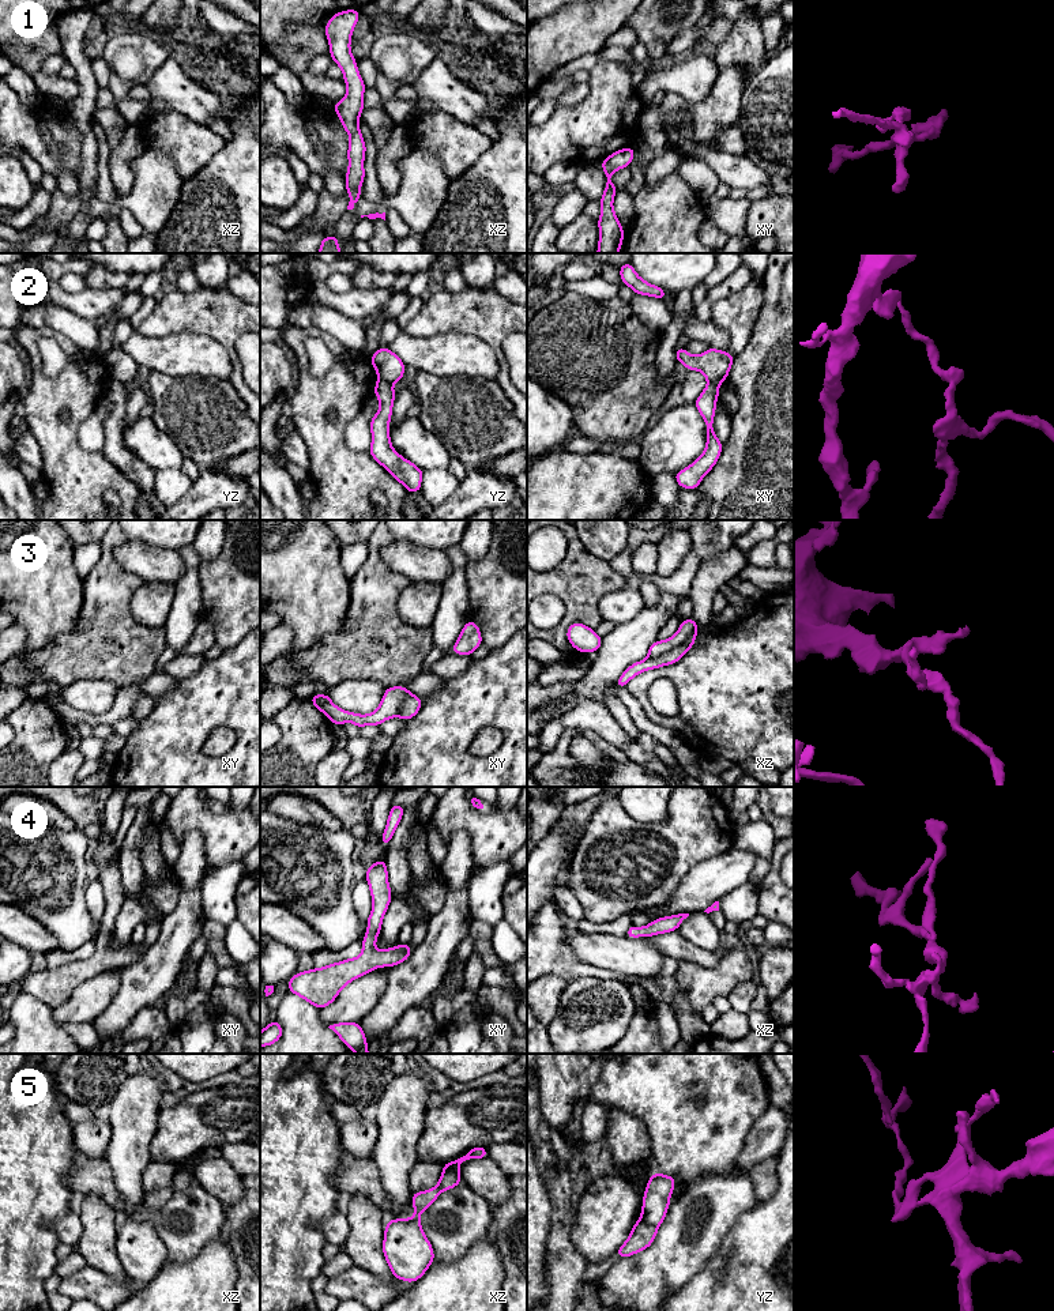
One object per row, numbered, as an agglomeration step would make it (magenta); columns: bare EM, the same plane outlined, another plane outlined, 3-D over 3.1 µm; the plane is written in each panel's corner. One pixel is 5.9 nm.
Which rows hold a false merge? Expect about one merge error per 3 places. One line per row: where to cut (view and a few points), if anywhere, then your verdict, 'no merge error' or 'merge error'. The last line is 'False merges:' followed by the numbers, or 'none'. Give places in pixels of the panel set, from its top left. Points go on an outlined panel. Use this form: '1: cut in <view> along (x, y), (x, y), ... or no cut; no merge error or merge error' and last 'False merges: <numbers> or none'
1: no cut; no merge error
2: cut in yz along (380, 377), (390, 384); merge error
3: cut in xz along (696, 632), (678, 645), (657, 656), (648, 656); merge error
4: no cut; no merge error
5: no cut; no merge error
False merges: 2, 3

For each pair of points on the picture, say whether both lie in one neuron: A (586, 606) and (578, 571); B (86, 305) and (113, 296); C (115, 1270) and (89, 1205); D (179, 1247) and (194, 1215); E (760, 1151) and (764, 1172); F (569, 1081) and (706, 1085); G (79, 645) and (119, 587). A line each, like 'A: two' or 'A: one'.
A: one
B: one
C: one
D: one
E: two
F: two
G: one

